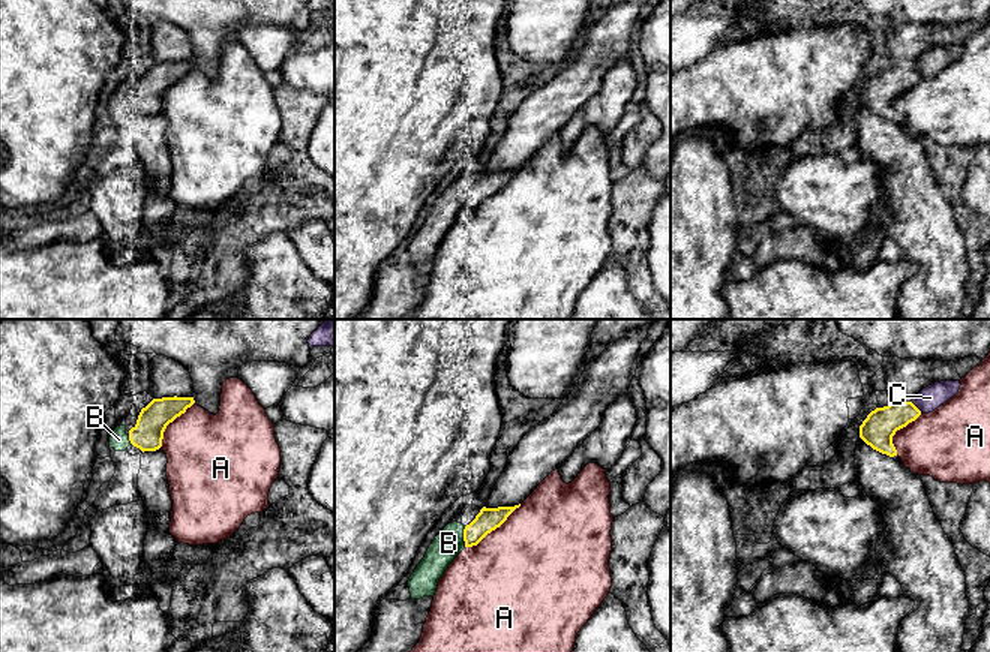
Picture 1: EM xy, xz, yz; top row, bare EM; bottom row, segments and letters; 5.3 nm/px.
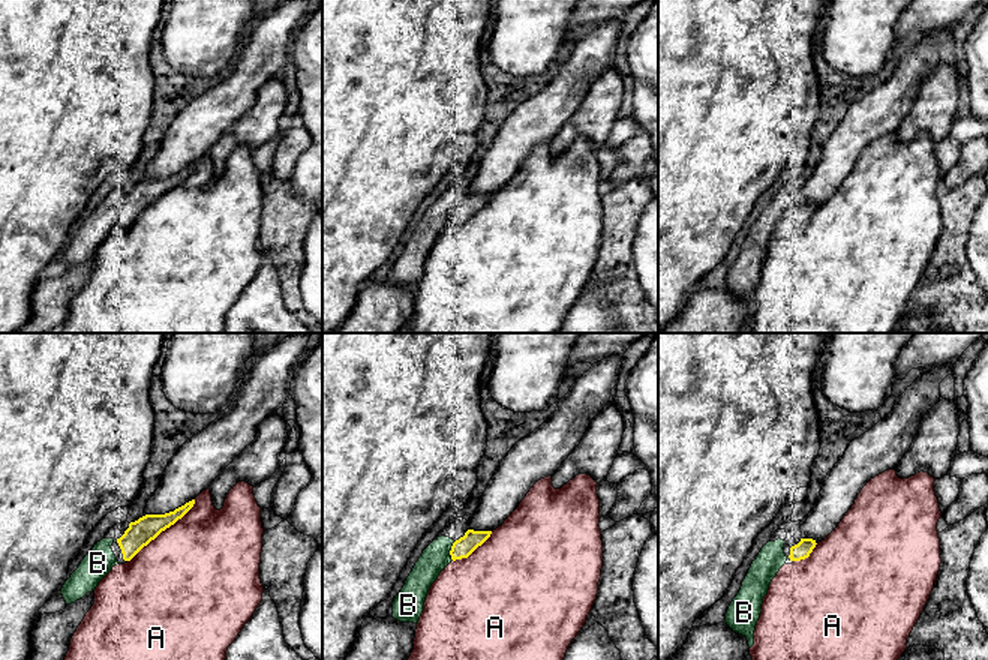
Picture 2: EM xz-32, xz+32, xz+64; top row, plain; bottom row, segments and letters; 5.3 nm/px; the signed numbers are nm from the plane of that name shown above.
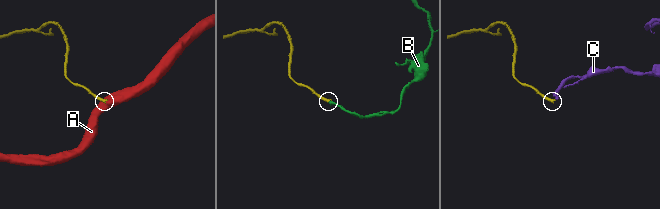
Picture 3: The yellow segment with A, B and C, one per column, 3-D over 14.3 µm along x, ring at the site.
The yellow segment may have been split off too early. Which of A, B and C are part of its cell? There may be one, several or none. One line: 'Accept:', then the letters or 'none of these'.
Accept: B

